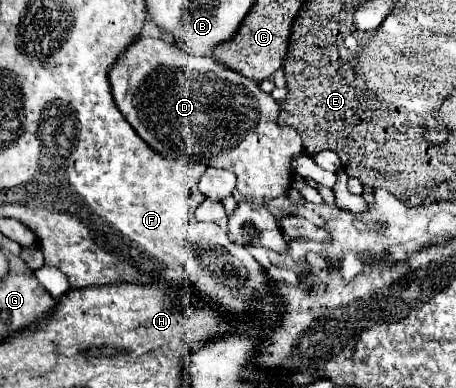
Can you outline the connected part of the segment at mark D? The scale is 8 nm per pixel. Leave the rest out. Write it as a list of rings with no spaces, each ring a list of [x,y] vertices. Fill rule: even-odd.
[[[140,35],[140,39],[136,39],[136,43],[132,43],[132,47],[128,47],[128,51],[124,51],[124,55],[120,55],[120,59],[116,59],[116,63],[110,67],[108,71],[110,75],[110,87],[112,87],[112,97],[116,107],[120,109],[120,113],[124,115],[124,119],[136,129],[136,133],[160,155],[168,157],[168,159],[178,159],[178,157],[196,157],[196,161],[202,161],[206,165],[212,167],[220,167],[220,169],[232,169],[238,177],[238,191],[248,197],[248,199],[272,199],[278,195],[286,193],[286,187],[290,185],[290,157],[296,157],[302,153],[302,139],[300,135],[292,129],[292,127],[280,127],[276,123],[278,113],[280,113],[280,105],[278,101],[274,101],[270,95],[260,91],[260,85],[254,83],[252,79],[246,79],[234,71],[228,71],[224,65],[216,63],[210,57],[194,57],[188,55],[184,51],[180,51],[178,45],[164,41],[162,37],[146,37]]]

